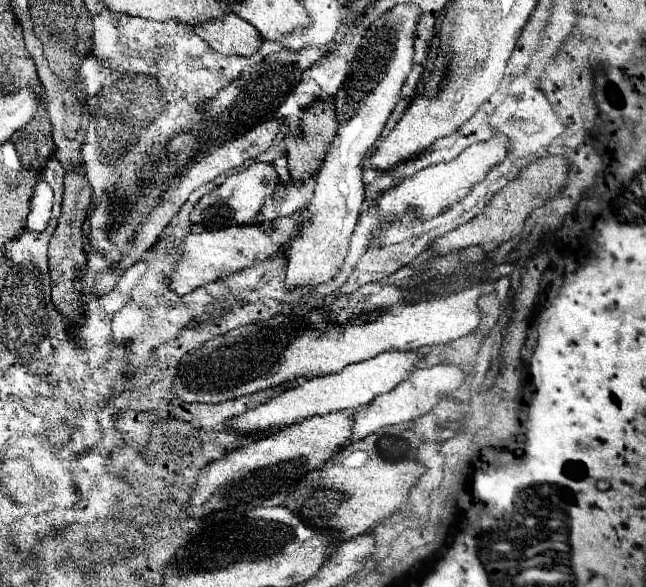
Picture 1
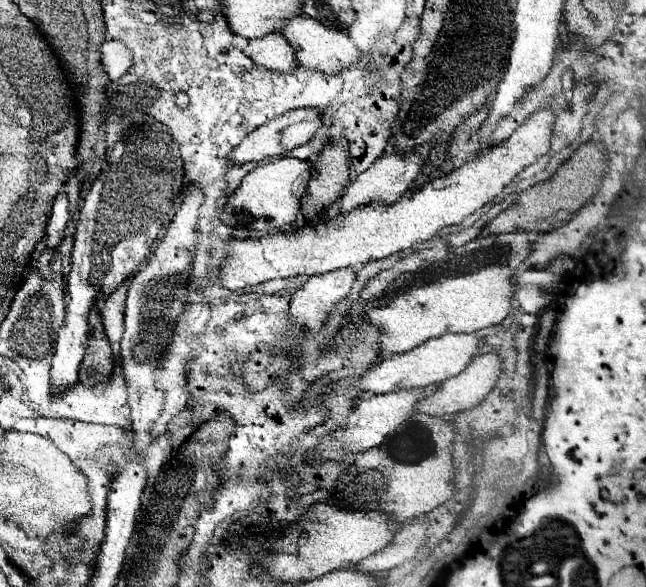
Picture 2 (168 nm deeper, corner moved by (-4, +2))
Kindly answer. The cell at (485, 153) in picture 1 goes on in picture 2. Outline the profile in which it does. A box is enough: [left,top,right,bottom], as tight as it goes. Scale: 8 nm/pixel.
[220,110,554,290]

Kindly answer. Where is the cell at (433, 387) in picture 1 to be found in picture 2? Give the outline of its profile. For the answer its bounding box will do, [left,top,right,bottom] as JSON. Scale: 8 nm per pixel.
[420,352,504,416]

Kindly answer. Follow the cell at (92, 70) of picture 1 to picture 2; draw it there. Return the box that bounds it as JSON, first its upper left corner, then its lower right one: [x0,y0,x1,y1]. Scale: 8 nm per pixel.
[102,40,132,80]

